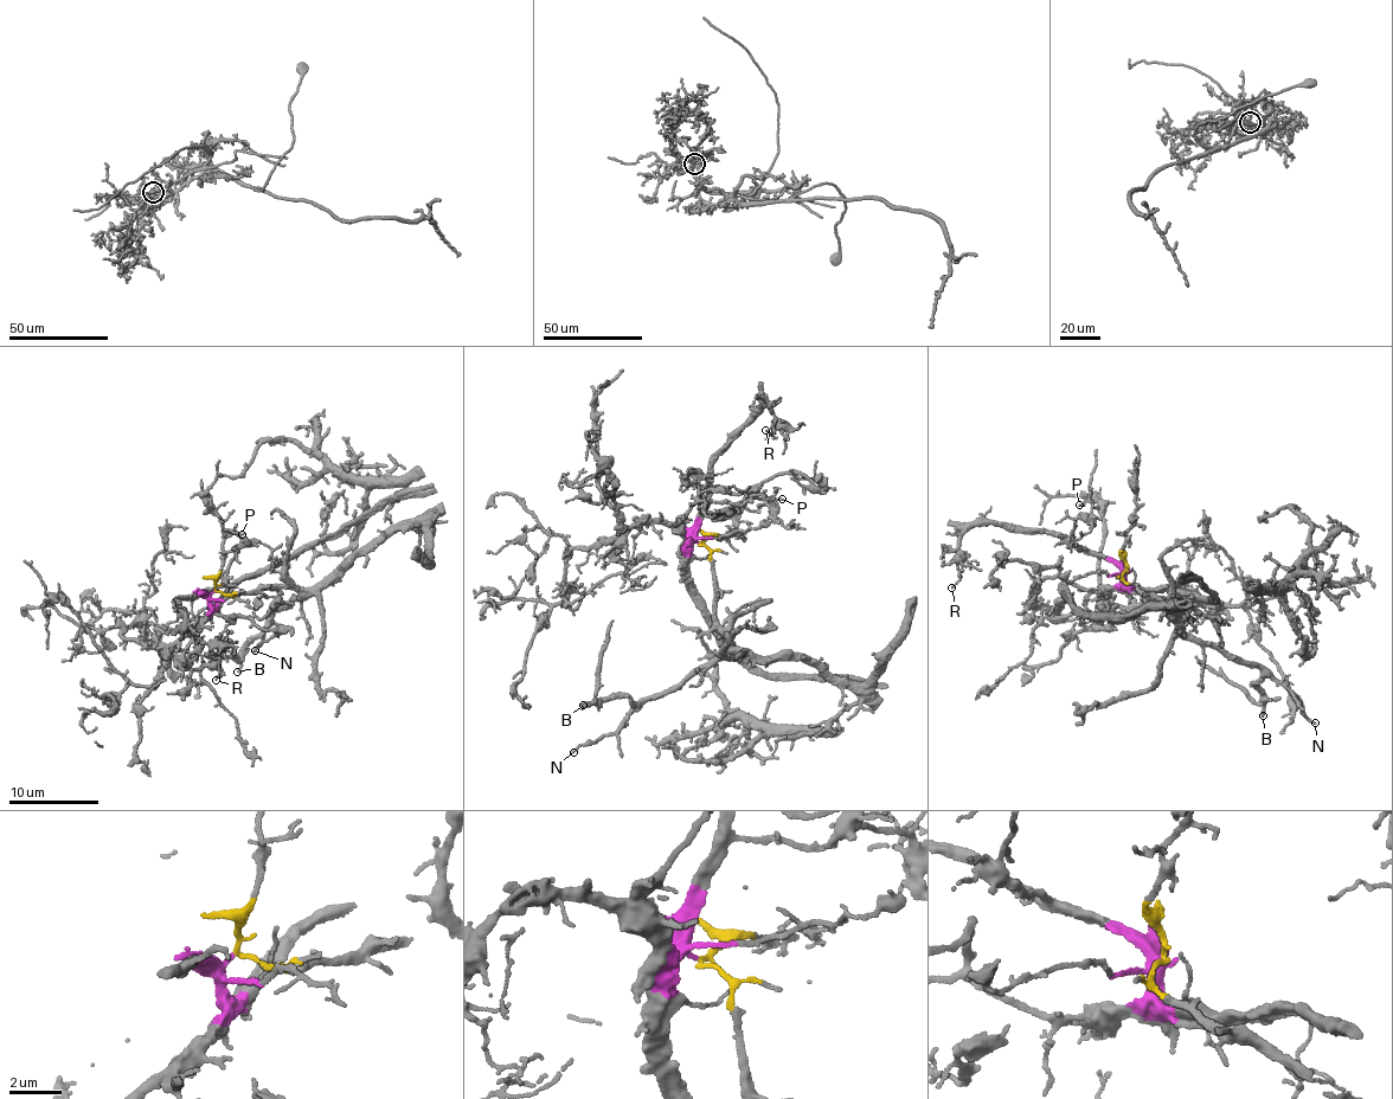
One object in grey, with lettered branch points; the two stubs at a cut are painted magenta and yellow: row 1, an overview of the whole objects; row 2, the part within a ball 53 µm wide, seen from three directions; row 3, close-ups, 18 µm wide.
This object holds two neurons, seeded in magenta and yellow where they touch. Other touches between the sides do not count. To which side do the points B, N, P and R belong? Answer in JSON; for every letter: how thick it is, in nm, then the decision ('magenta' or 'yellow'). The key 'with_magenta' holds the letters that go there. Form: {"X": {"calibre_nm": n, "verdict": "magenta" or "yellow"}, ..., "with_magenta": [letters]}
{"B": {"calibre_nm": 200, "verdict": "yellow"}, "N": {"calibre_nm": 150, "verdict": "yellow"}, "P": {"calibre_nm": 110, "verdict": "magenta"}, "R": {"calibre_nm": 80, "verdict": "magenta"}, "with_magenta": ["P", "R"]}

